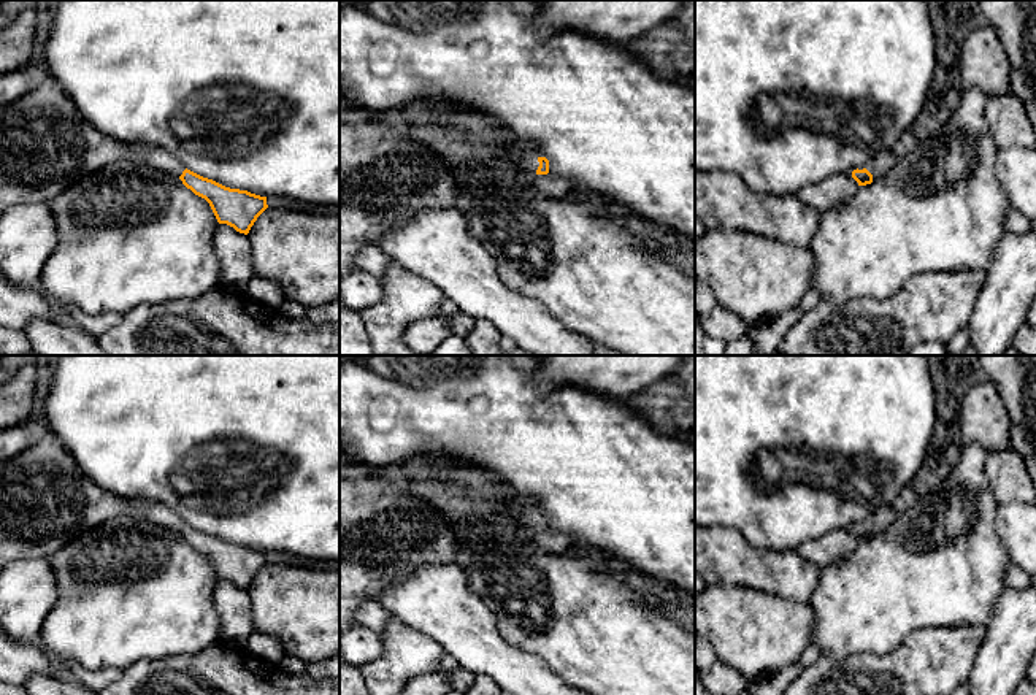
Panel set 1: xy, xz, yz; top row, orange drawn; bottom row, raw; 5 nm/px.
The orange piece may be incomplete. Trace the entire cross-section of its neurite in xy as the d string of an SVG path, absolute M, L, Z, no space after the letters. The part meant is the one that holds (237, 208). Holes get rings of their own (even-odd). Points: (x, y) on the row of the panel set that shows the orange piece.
M48 76L24 97L0 106L0 216L14 205L48 203L73 182L119 160L179 178L209 203L219 224L244 235L268 208L267 197L203 178L162 148L103 135Z

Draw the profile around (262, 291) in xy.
M257 276L247 282L244 294L249 295L254 301L273 309L279 309L286 300L282 287L278 282Z

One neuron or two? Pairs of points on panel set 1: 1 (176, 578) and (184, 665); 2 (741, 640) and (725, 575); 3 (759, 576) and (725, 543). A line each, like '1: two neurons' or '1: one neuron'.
1: two neurons
2: two neurons
3: one neuron

